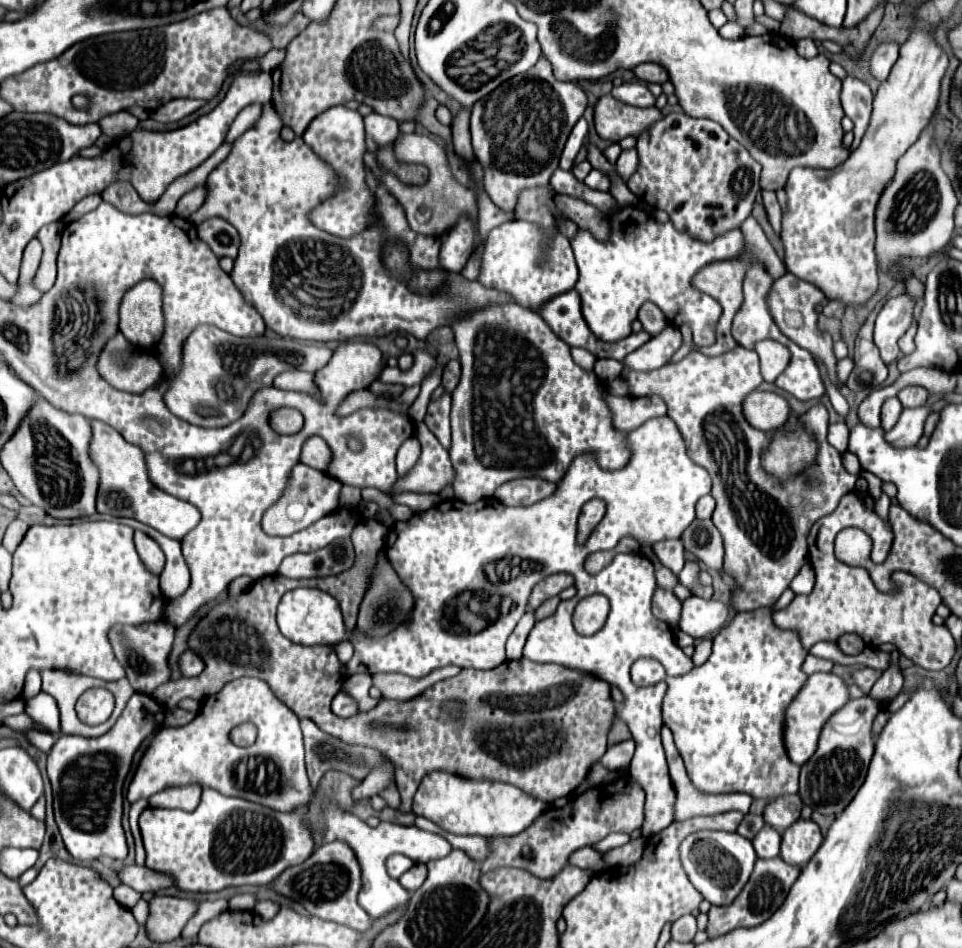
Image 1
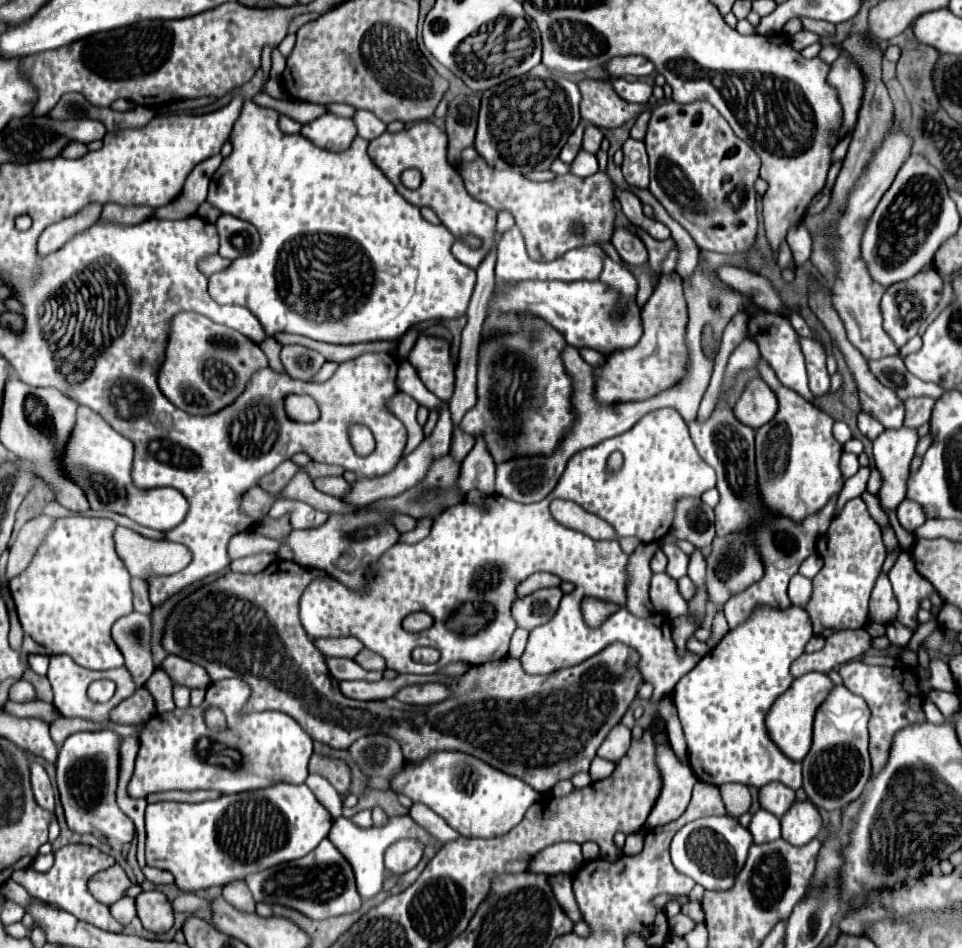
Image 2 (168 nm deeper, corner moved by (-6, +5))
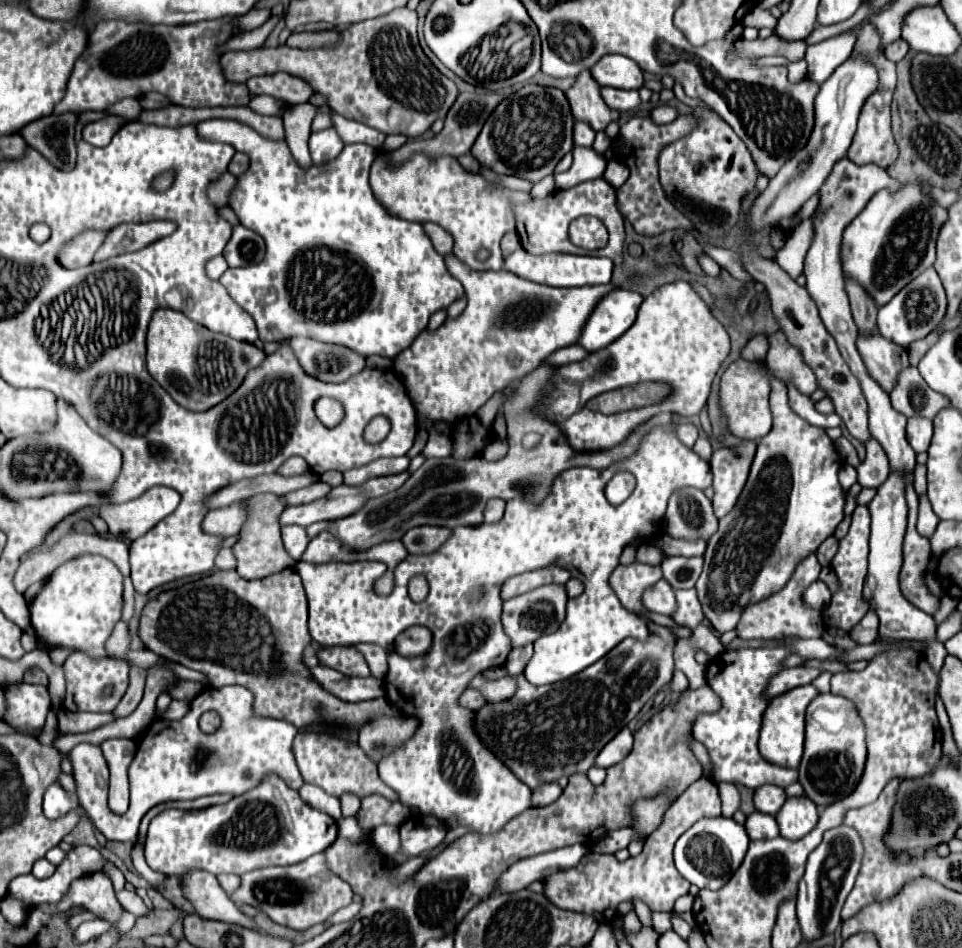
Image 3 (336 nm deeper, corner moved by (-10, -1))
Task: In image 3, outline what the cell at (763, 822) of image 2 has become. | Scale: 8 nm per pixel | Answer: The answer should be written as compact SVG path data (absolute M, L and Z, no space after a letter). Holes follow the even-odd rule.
M755 811L753 815L747 817L745 829L747 829L749 839L753 839L753 841L775 839L775 837L779 837L779 825L777 825L775 817L773 817L773 815L759 813L759 811Z

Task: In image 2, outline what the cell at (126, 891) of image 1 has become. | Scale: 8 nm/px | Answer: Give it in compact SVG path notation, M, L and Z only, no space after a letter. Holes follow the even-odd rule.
M115 863L111 869L105 869L103 873L95 873L91 877L87 889L91 889L91 895L99 903L115 903L123 897L123 891L131 885L125 871Z

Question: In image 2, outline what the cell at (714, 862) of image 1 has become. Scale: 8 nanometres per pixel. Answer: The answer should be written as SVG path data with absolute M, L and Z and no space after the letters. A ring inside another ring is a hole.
M703 817L681 827L671 841L671 861L675 869L695 883L711 891L731 889L737 873L741 871L747 851L753 843L751 833L733 817Z

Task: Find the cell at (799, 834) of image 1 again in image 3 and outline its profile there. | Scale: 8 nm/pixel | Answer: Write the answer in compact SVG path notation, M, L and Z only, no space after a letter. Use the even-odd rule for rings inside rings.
M807 795L789 797L775 819L779 823L781 837L795 841L815 829L817 821L819 821L817 805L811 803L811 799L807 799Z

